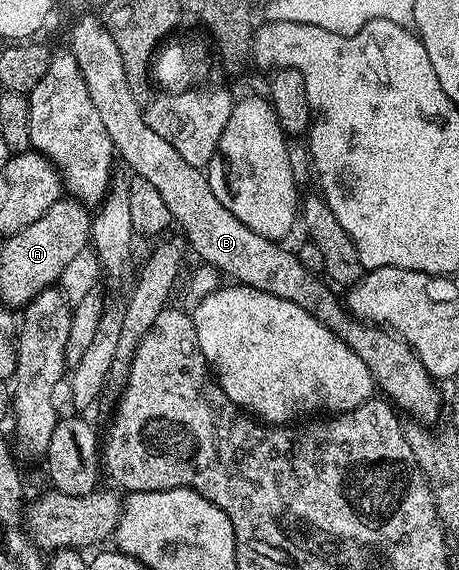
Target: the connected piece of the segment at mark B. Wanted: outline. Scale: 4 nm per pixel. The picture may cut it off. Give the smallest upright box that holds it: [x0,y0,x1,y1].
[68,16,441,426]

